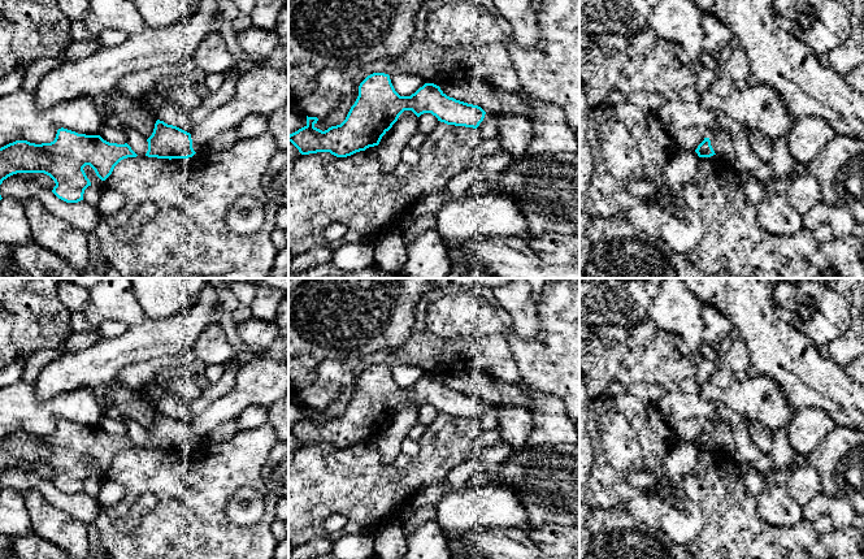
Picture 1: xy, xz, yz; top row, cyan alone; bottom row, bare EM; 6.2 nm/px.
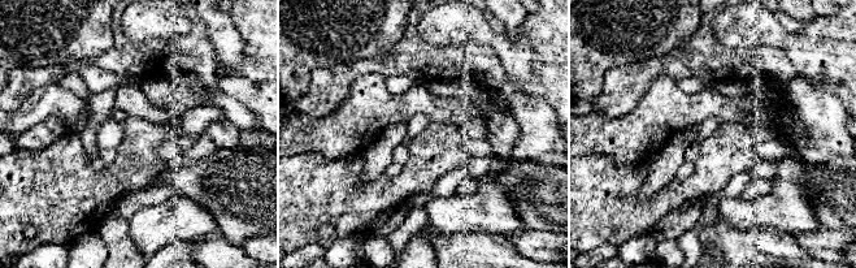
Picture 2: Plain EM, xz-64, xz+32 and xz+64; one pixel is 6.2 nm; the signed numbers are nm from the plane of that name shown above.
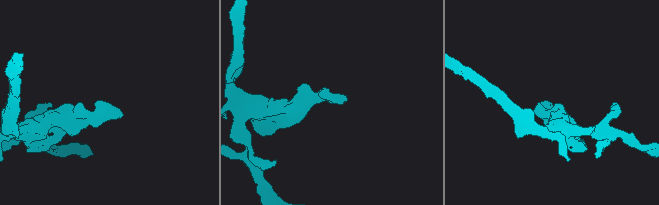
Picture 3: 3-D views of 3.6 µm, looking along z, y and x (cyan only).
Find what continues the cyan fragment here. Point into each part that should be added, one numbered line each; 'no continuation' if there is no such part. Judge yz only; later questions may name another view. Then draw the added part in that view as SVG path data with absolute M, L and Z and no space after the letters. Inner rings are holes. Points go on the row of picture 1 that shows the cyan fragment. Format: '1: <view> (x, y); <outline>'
1: yz (721, 142); M705 129L705 138L711 140L711 146L716 155L731 159L734 156L734 146L730 135L725 130Z

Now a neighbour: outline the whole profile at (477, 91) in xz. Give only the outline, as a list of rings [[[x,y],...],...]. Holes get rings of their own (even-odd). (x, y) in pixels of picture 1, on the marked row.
[[[478,77],[455,84],[443,83],[439,87],[447,96],[478,105],[485,112],[522,114],[525,117],[530,114],[530,104],[516,91],[508,92]]]

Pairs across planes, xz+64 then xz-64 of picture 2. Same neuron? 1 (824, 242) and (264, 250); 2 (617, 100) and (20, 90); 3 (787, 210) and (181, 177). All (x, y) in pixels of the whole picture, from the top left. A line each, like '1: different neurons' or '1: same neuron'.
1: same neuron
2: same neuron
3: different neurons

